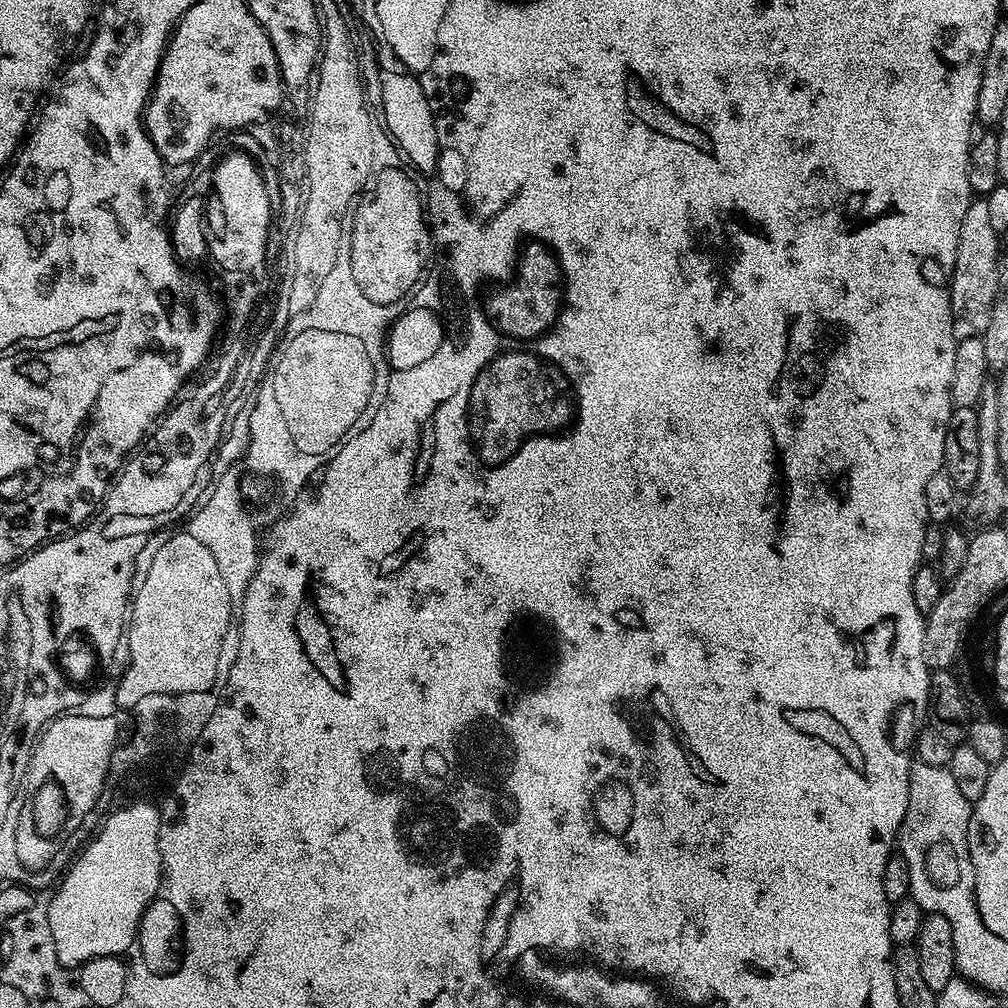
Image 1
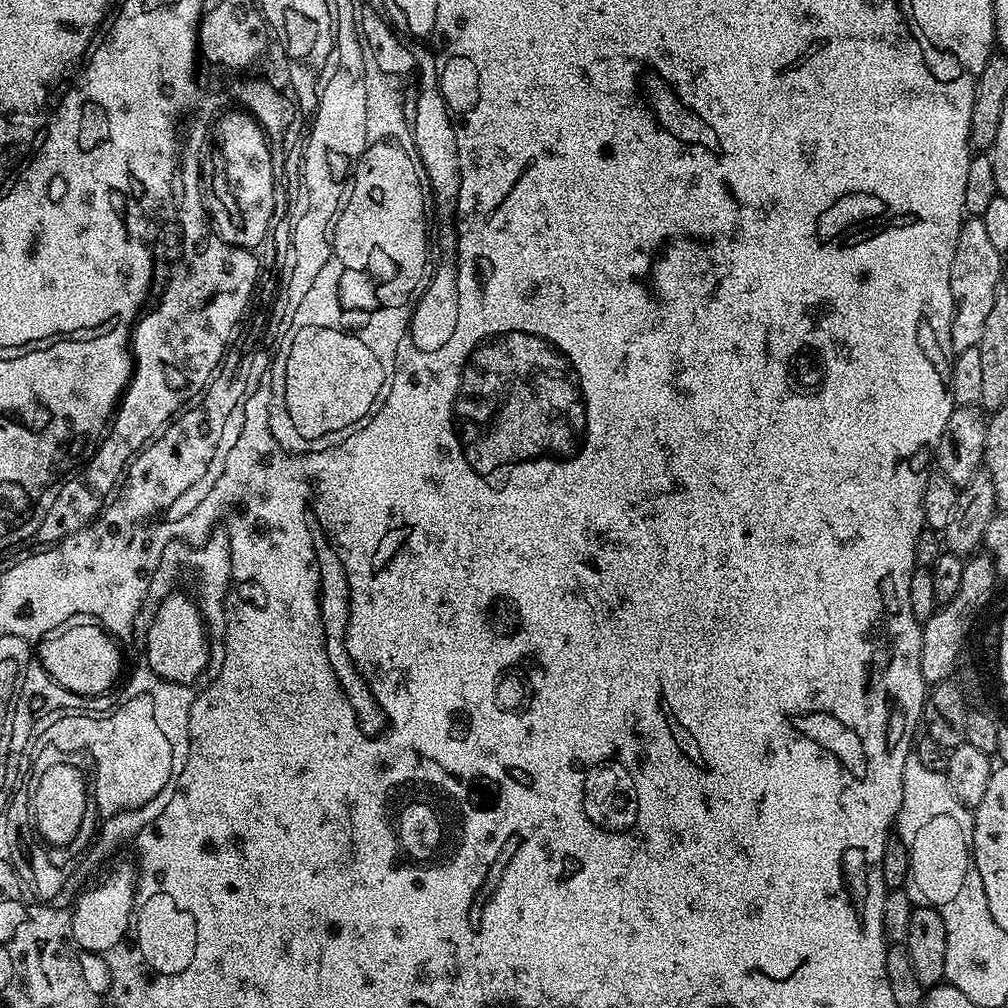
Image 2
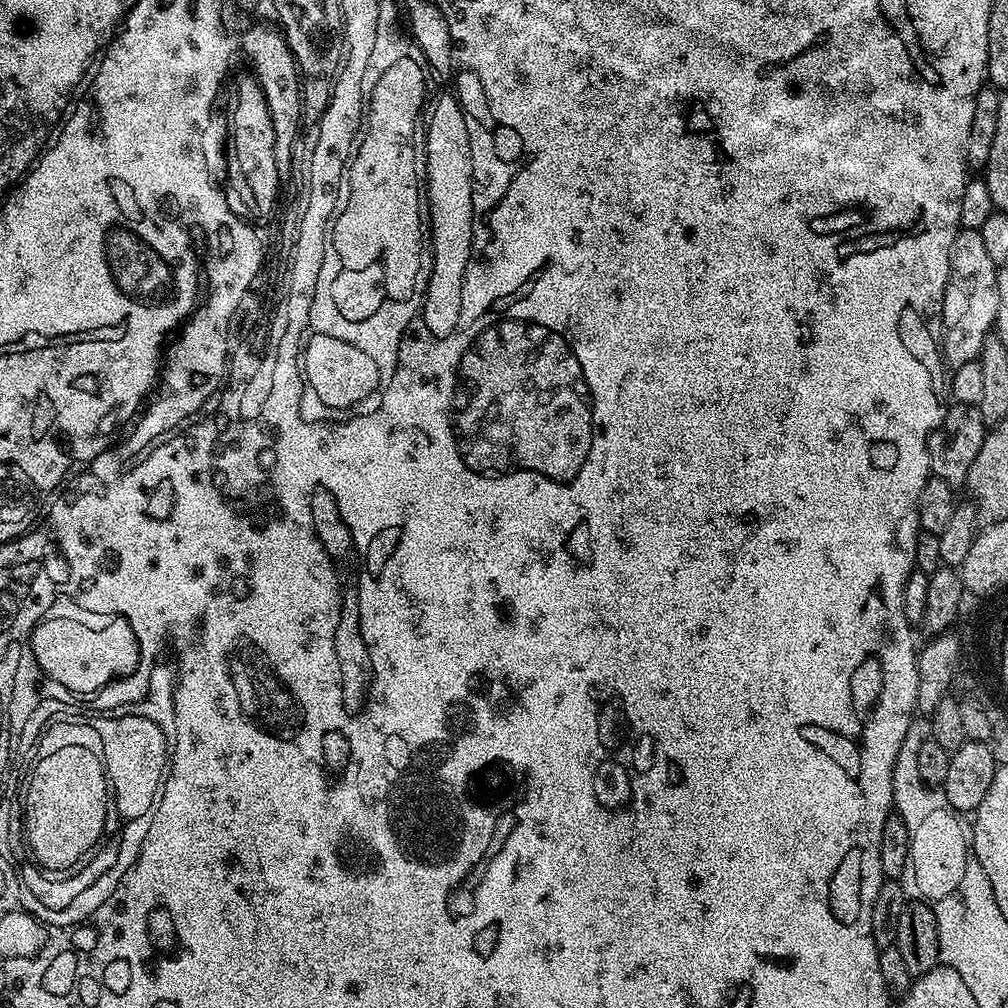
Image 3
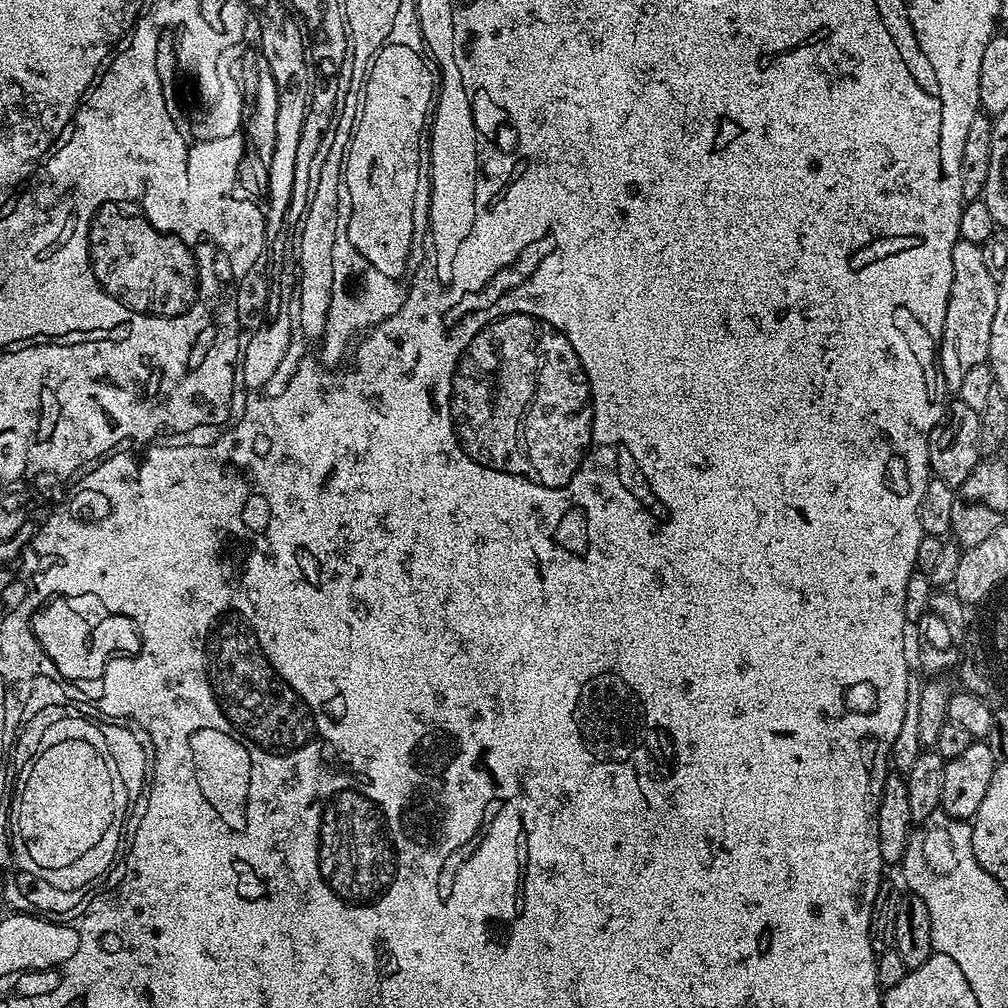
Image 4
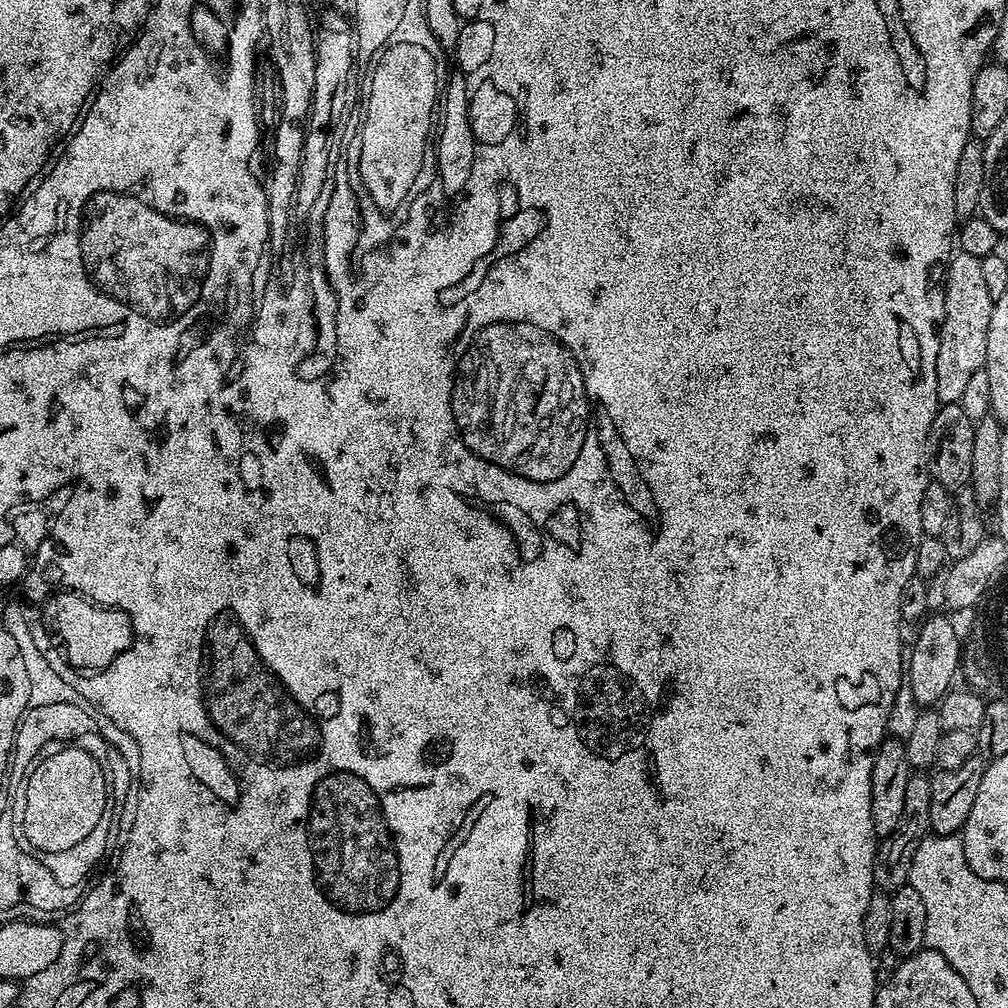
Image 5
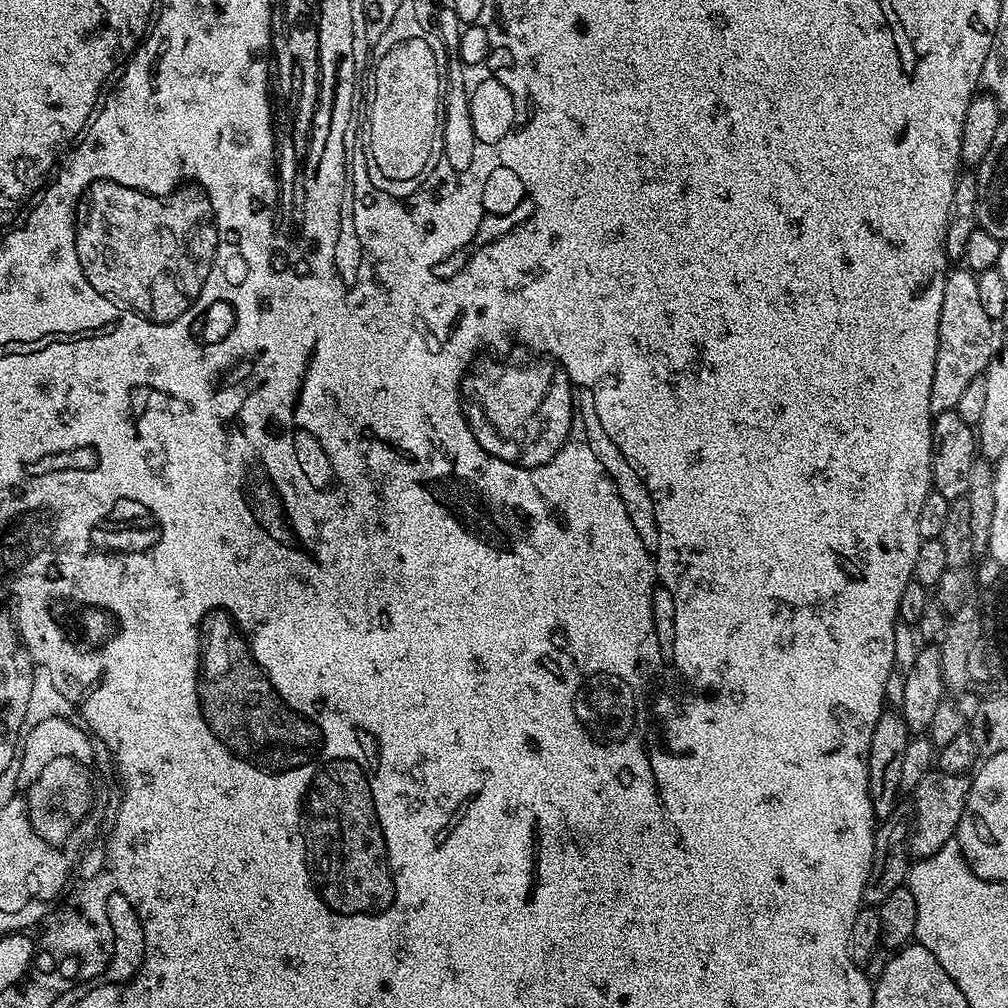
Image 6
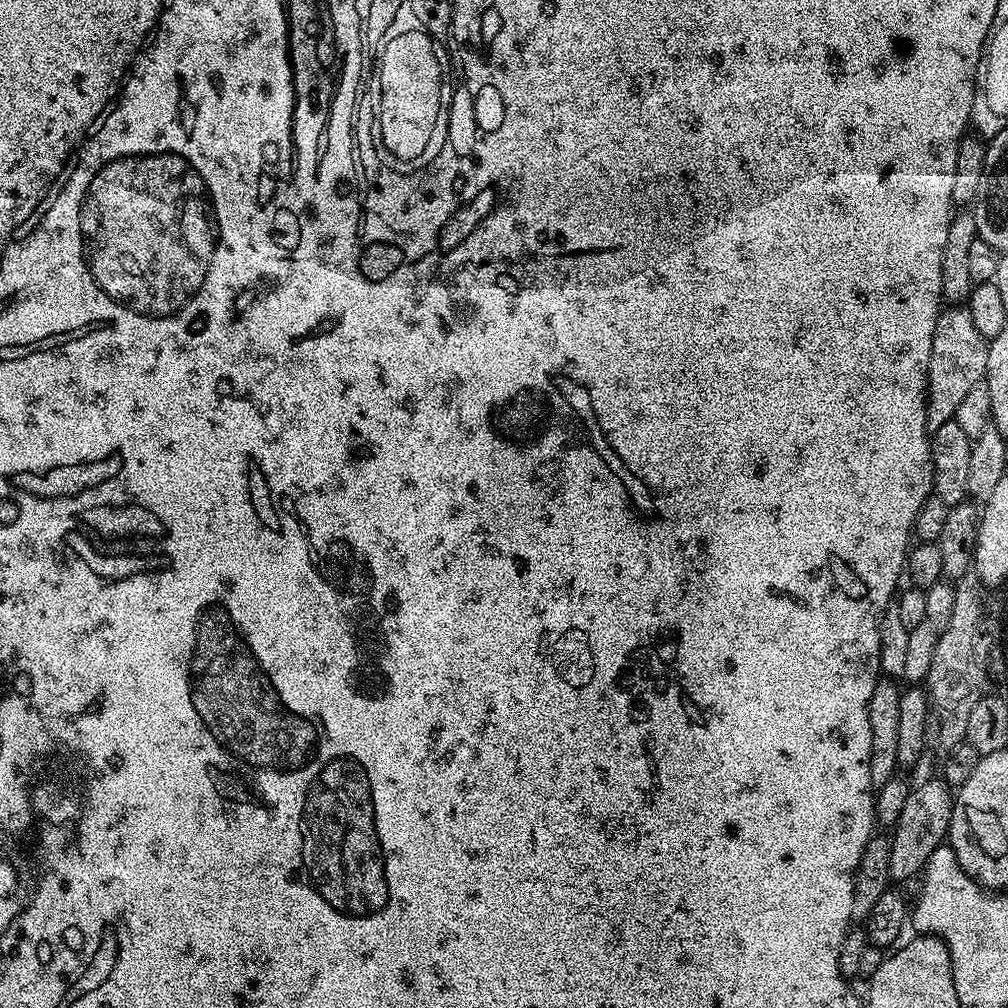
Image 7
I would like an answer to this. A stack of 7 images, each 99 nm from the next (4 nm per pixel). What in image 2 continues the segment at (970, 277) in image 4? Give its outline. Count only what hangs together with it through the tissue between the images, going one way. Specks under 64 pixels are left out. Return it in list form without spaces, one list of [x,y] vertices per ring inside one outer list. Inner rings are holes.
[[[978,218],[965,219],[960,225],[958,246],[954,250],[954,262],[950,270],[950,290],[956,307],[950,330],[953,353],[970,350],[980,343],[982,330],[986,327],[986,318],[994,307],[996,287],[1002,282],[1000,260],[1002,254],[994,250],[990,237],[986,235],[986,226],[982,226]]]

